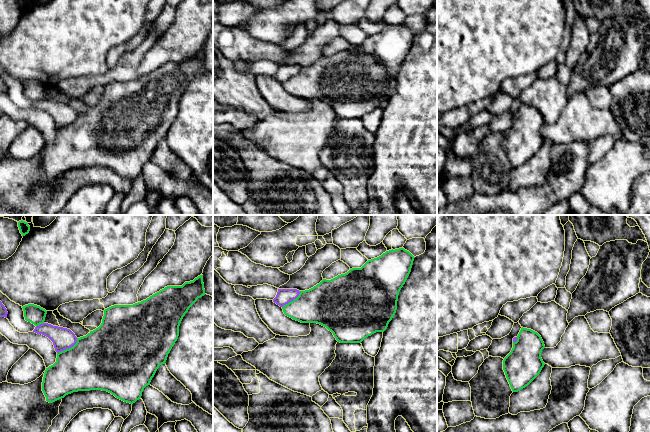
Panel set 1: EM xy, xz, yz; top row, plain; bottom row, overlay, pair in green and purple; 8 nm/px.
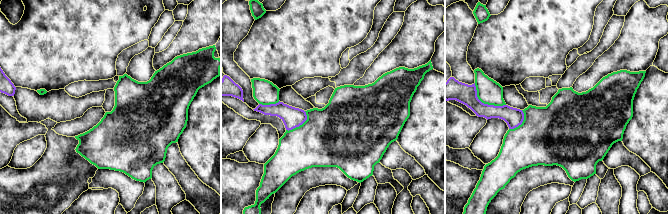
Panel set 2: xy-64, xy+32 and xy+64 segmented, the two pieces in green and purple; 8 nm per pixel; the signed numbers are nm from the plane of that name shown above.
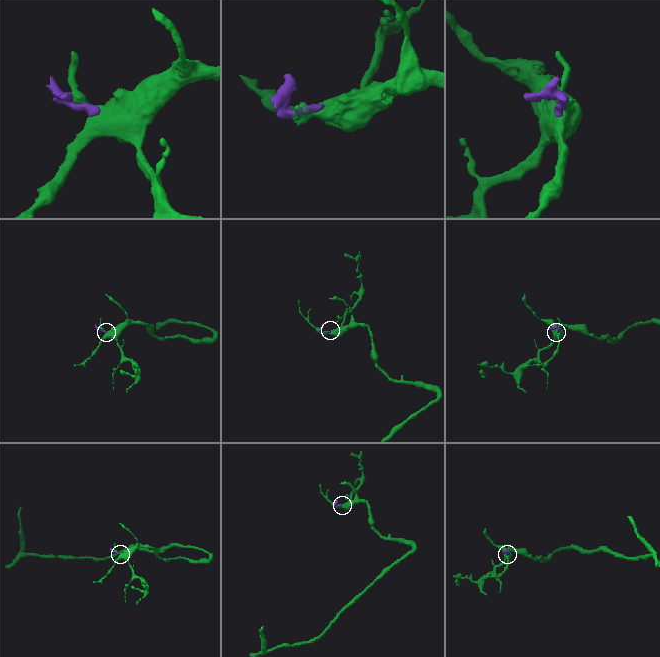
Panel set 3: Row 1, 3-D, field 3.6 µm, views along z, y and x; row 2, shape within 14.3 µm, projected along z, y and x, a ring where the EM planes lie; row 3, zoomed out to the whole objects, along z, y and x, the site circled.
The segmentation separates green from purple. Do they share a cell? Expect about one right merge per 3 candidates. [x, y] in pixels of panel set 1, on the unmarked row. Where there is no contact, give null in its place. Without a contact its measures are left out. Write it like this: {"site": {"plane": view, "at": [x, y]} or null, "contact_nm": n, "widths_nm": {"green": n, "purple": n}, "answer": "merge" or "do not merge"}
{"site": {"plane": "xy", "at": [69, 124]}, "contact_nm": 200, "widths_nm": {"green": 460, "purple": 170}, "answer": "do not merge"}

